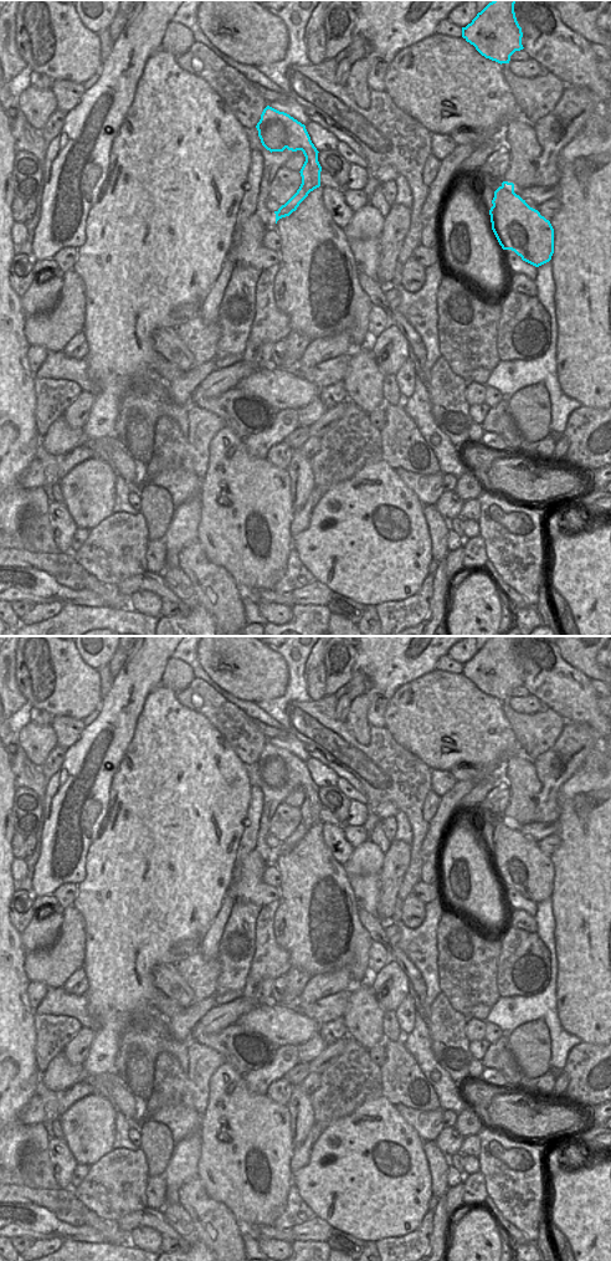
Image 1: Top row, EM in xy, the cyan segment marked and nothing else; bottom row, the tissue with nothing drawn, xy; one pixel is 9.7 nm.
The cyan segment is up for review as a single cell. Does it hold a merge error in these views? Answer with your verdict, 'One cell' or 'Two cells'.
One cell.

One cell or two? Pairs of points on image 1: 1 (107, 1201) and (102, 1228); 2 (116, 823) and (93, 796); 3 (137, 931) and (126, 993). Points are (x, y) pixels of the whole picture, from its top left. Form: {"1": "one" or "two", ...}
{"1": "two", "2": "two", "3": "one"}

